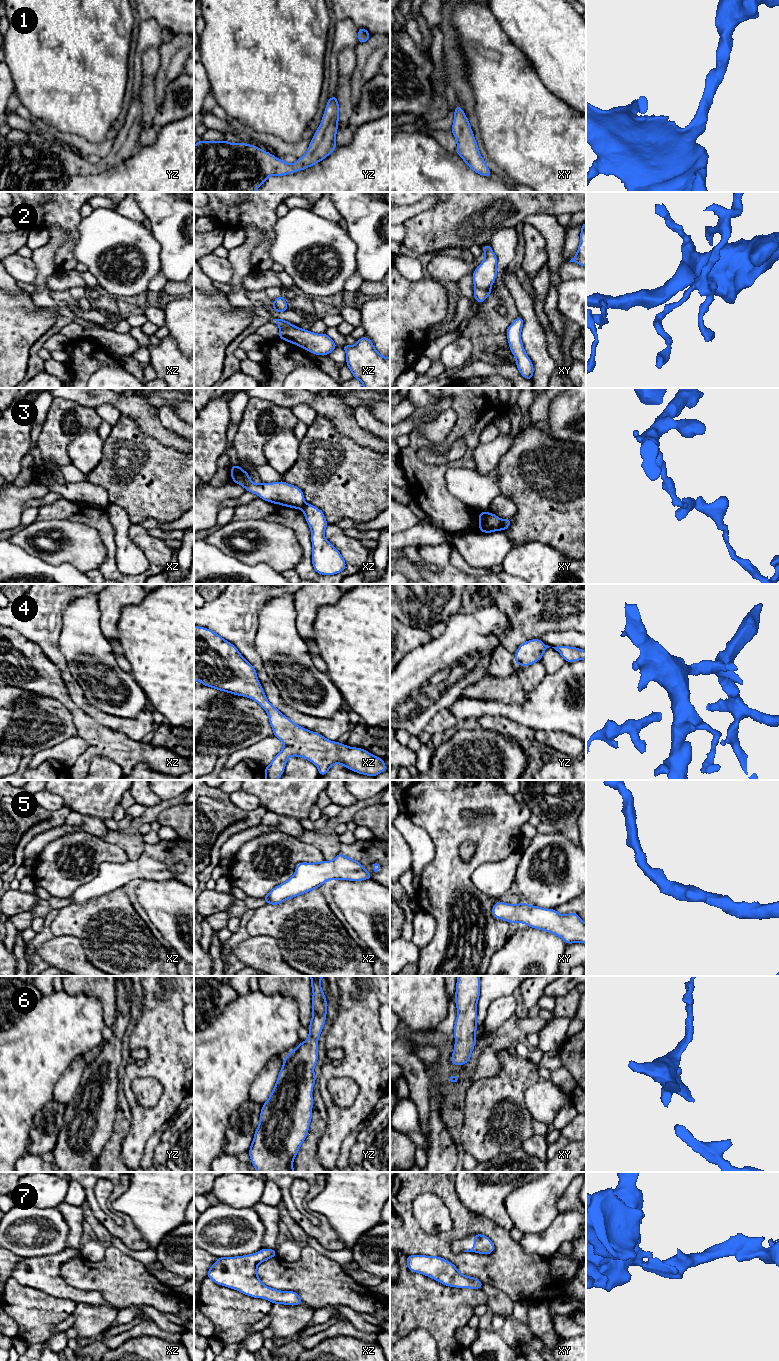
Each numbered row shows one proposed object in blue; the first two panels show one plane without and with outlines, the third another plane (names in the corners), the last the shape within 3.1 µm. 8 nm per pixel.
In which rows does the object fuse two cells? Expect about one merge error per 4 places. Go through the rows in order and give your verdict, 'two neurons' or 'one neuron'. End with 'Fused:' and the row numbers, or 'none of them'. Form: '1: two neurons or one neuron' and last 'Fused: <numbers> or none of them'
1: one neuron
2: two neurons
3: two neurons
4: one neuron
5: one neuron
6: one neuron
7: one neuron
Fused: 2, 3

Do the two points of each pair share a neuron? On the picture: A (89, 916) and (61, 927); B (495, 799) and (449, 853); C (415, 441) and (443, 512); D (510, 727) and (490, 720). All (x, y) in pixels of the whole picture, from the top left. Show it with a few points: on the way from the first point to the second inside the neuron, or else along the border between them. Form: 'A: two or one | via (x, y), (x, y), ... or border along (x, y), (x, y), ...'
A: one | via (82, 921), (68, 922)
B: one | via (497, 816), (481, 832), (466, 832), (462, 836)
C: one | via (412, 459), (413, 468), (427, 484), (431, 494)
D: one | via (505, 725), (495, 723)

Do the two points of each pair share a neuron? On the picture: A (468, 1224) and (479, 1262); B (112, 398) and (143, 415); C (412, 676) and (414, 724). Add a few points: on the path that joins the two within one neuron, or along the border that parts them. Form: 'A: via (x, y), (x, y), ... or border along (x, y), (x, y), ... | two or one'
A: via (483, 1225), (498, 1240), (498, 1251), (494, 1255) | one
B: via (120, 401), (128, 406), (135, 407) | one
C: via (414, 689), (414, 699), (404, 709), (404, 717) | one

